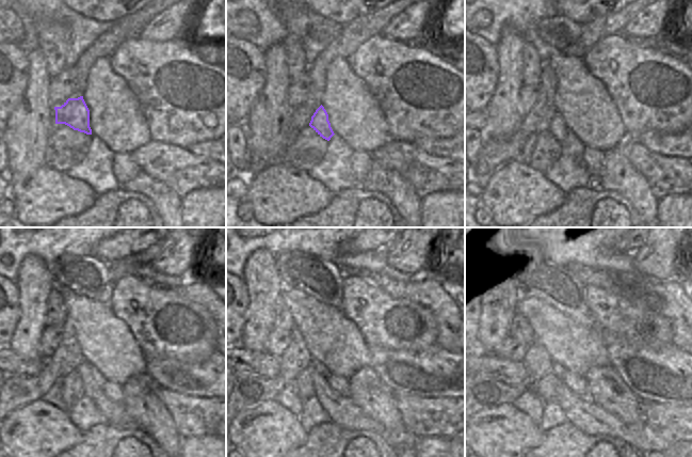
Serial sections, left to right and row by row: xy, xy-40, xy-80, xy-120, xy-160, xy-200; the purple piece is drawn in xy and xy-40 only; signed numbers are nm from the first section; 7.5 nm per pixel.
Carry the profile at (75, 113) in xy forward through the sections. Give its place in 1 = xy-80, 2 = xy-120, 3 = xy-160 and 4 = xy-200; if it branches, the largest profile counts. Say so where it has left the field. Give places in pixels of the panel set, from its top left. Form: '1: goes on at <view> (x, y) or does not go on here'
1: goes on at xy-80 (559, 128)
2: goes on at xy-120 (115, 414)
3: goes on at xy-160 (341, 410)
4: goes on at xy-200 (581, 412)

